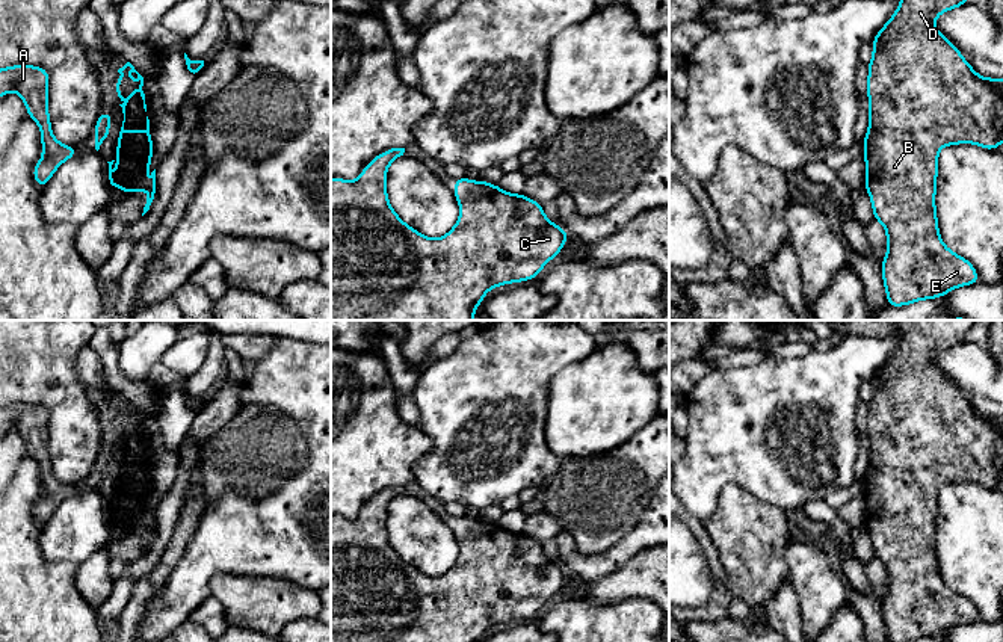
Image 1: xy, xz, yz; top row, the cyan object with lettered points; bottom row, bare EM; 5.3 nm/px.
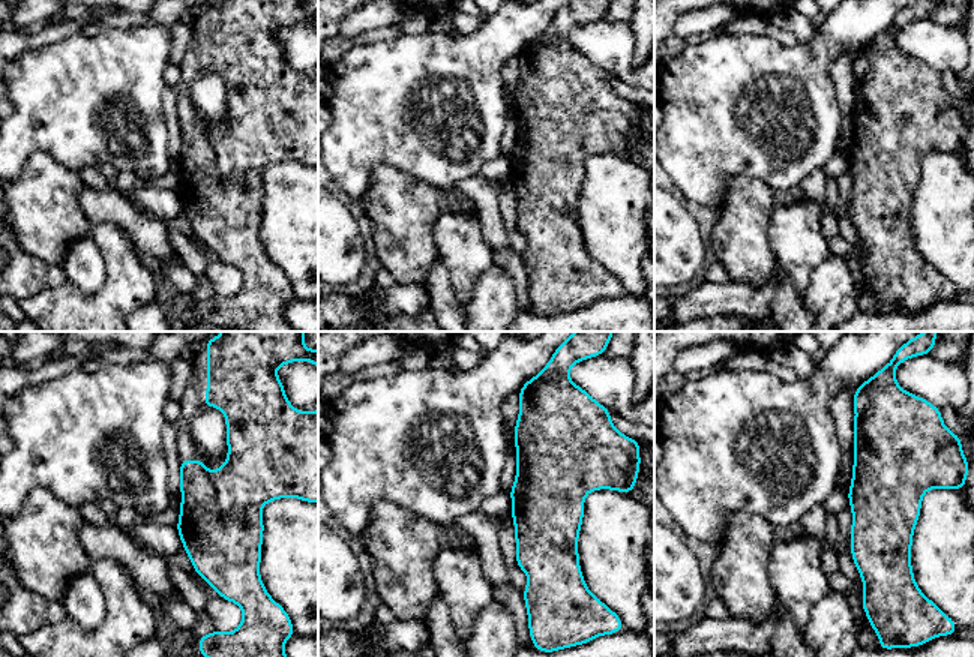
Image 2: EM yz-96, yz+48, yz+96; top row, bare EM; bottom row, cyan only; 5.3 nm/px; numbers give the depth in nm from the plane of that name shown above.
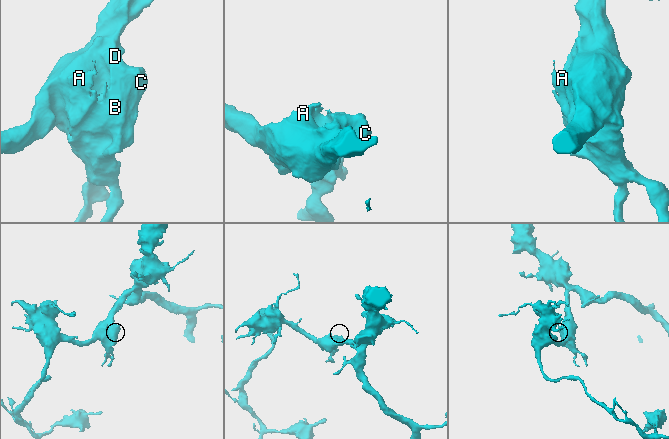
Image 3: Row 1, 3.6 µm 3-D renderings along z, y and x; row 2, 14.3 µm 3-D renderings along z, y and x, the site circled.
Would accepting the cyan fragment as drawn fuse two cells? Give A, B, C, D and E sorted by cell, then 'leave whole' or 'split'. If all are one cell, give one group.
A B C D E; leave whole

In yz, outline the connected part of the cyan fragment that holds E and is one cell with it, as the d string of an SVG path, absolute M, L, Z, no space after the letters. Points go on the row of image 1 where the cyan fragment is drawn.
M900 0L899 8L876 33L872 60L867 65L869 130L864 137L866 181L873 219L885 227L887 255L881 264L887 305L903 307L923 299L937 299L950 290L979 282L974 266L952 252L941 240L935 207L938 151L946 145L974 144L997 150L1003 142L1003 79L980 77L934 21L967 0Z

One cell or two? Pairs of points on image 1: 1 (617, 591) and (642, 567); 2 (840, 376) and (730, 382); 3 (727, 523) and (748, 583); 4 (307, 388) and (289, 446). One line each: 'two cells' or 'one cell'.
1: one cell
2: one cell
3: one cell
4: two cells

